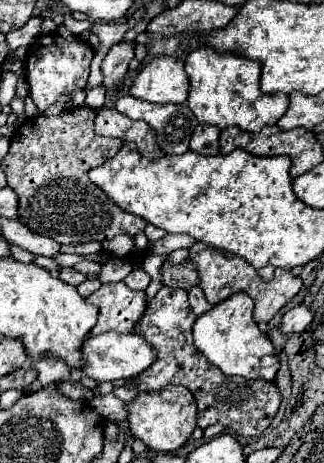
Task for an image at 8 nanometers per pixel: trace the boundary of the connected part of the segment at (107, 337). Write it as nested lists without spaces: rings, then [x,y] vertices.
[[[106,332],[100,336],[92,336],[90,340],[84,342],[82,354],[86,360],[86,366],[82,368],[82,372],[98,382],[114,382],[120,378],[136,376],[144,372],[146,368],[150,368],[150,364],[156,360],[156,350],[142,336],[118,334],[118,332]]]

